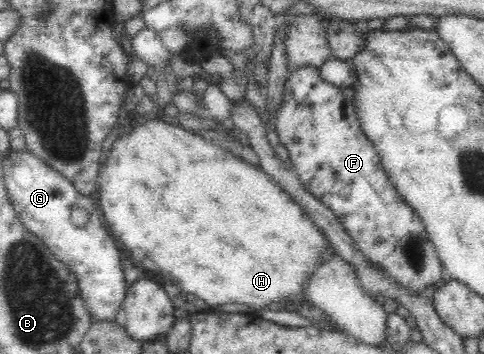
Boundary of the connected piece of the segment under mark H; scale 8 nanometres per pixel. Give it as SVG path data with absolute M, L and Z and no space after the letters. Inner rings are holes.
M157 118L148 119L144 121L144 125L136 125L136 127L126 125L126 130L114 140L111 149L106 163L99 169L95 189L107 231L117 239L121 248L128 255L128 259L143 272L152 271L159 279L164 277L167 282L176 285L182 292L193 293L196 297L204 299L210 306L244 303L258 312L262 308L266 309L272 301L280 303L284 299L289 300L292 296L303 297L303 287L311 271L324 256L329 256L332 251L329 242L317 225L288 193L270 179L262 168L241 160L229 149L215 145L212 140L196 134L196 131L192 131L191 125L174 125L166 121L159 121Z

